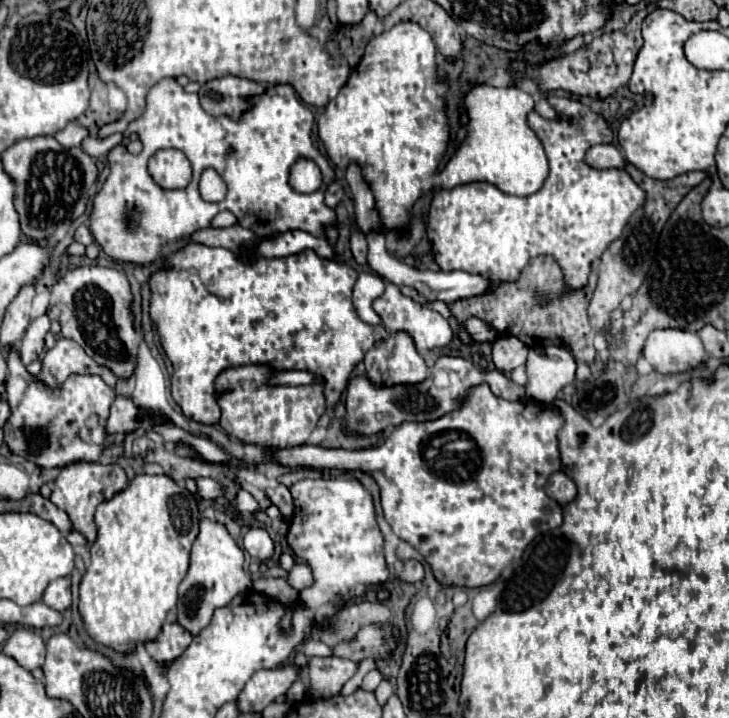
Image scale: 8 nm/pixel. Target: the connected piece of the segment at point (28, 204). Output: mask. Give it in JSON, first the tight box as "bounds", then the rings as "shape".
{"bounds":[1,136,97,242],"shape":[[[35,136],[35,138],[25,138],[9,146],[1,154],[3,166],[9,172],[9,176],[15,180],[15,210],[19,214],[19,224],[21,232],[25,238],[31,242],[39,242],[49,238],[57,226],[65,220],[75,220],[87,210],[87,200],[89,200],[89,188],[97,180],[97,166],[91,156],[87,156],[81,148],[65,148],[61,146],[53,136]]]}

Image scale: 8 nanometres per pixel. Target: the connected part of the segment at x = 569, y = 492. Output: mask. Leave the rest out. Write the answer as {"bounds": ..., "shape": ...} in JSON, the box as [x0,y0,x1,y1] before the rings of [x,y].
{"bounds":[545,472,577,506],"shape":[[[565,472],[551,474],[549,480],[547,480],[547,486],[545,486],[545,492],[547,492],[549,498],[559,502],[561,506],[569,504],[569,500],[573,500],[573,496],[577,494],[573,480]]]}

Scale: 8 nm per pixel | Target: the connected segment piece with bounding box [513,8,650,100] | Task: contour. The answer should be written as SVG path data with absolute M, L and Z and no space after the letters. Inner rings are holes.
M649 8L638 11L623 32L617 30L611 33L602 33L597 38L593 38L593 42L589 46L583 46L569 56L563 56L553 62L545 62L543 66L537 66L537 68L527 66L527 64L513 64L513 70L517 74L525 74L531 78L539 76L541 90L561 88L565 92L579 94L579 96L601 98L601 100L609 98L613 92L617 92L617 88L621 88L629 82L636 56L643 45L641 27L649 12Z

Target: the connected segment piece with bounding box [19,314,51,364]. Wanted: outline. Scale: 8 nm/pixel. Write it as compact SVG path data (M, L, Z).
M47 314L35 318L35 320L29 324L29 328L27 328L25 336L23 336L21 348L19 348L19 354L21 354L23 364L31 364L31 362L37 360L39 354L43 352L43 348L45 348L43 338L45 338L45 334L47 334L47 330L49 330L49 324L51 324L51 322L49 322Z

